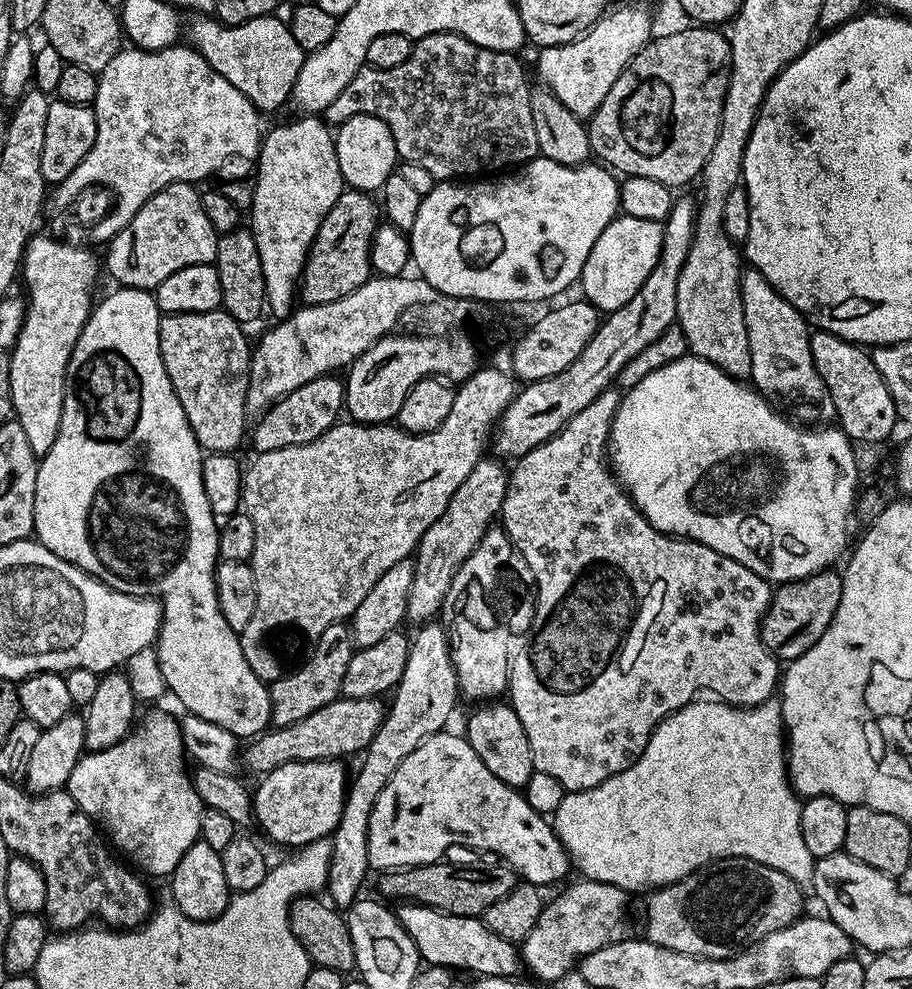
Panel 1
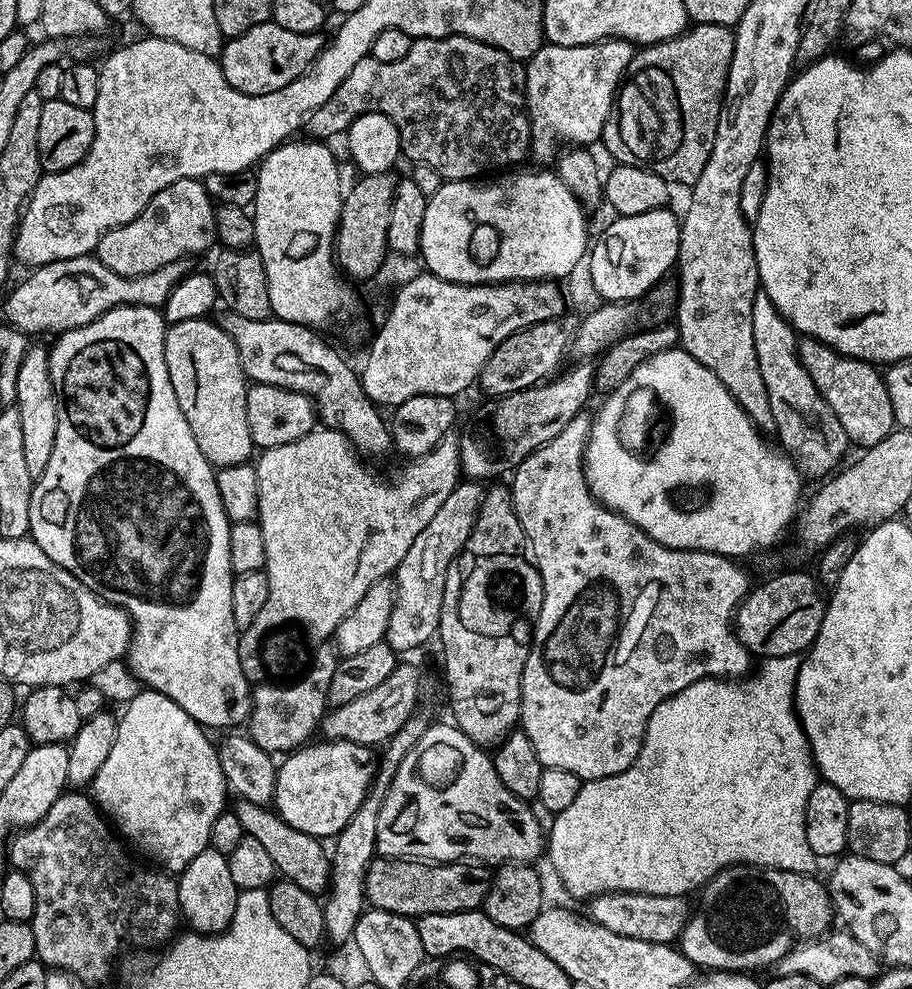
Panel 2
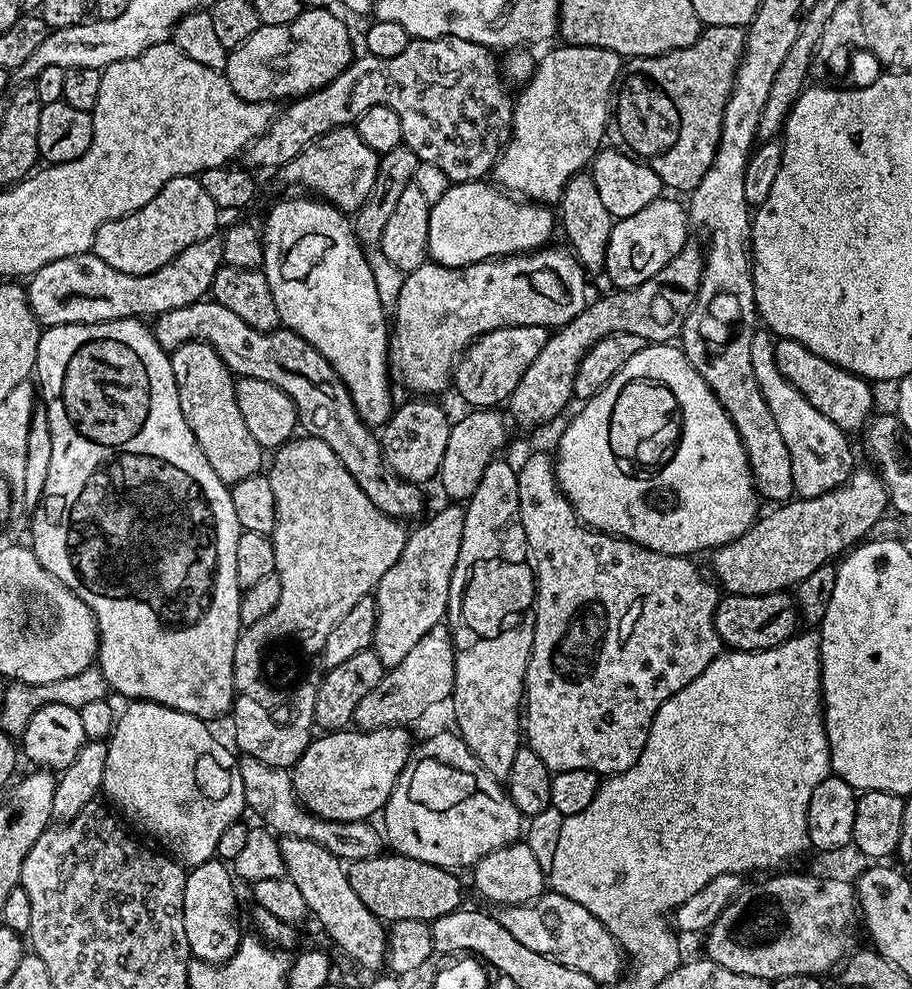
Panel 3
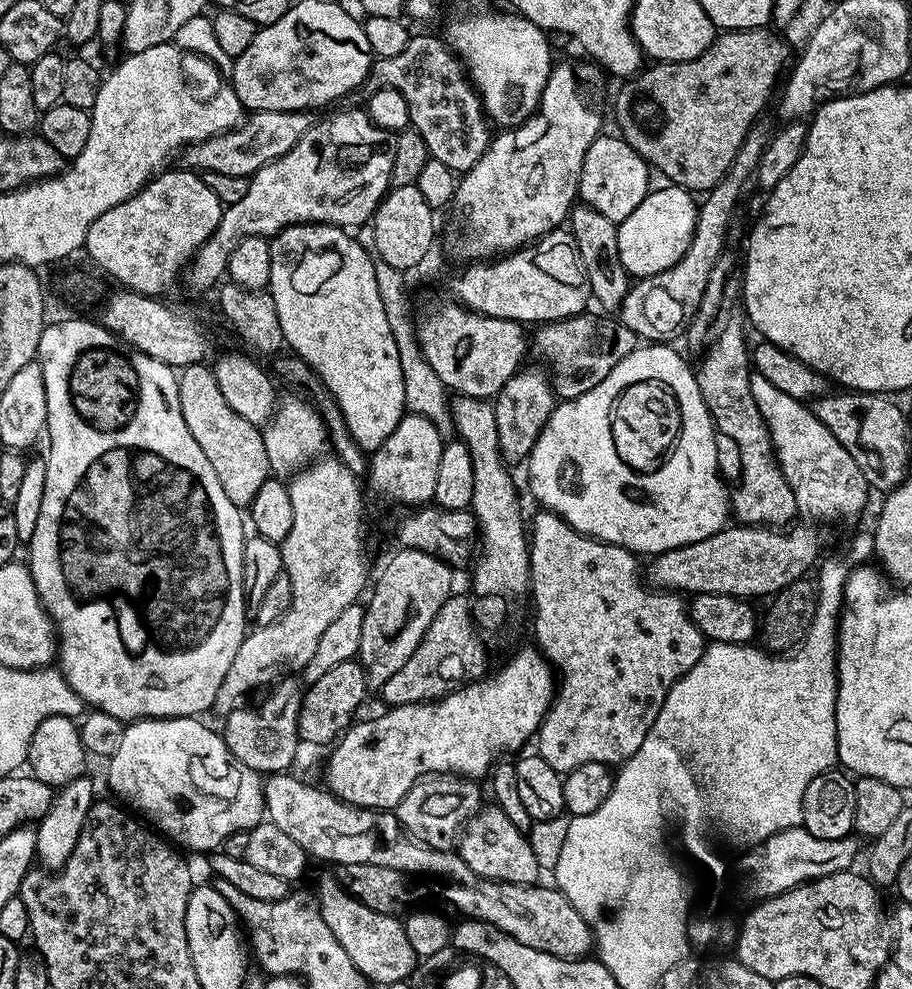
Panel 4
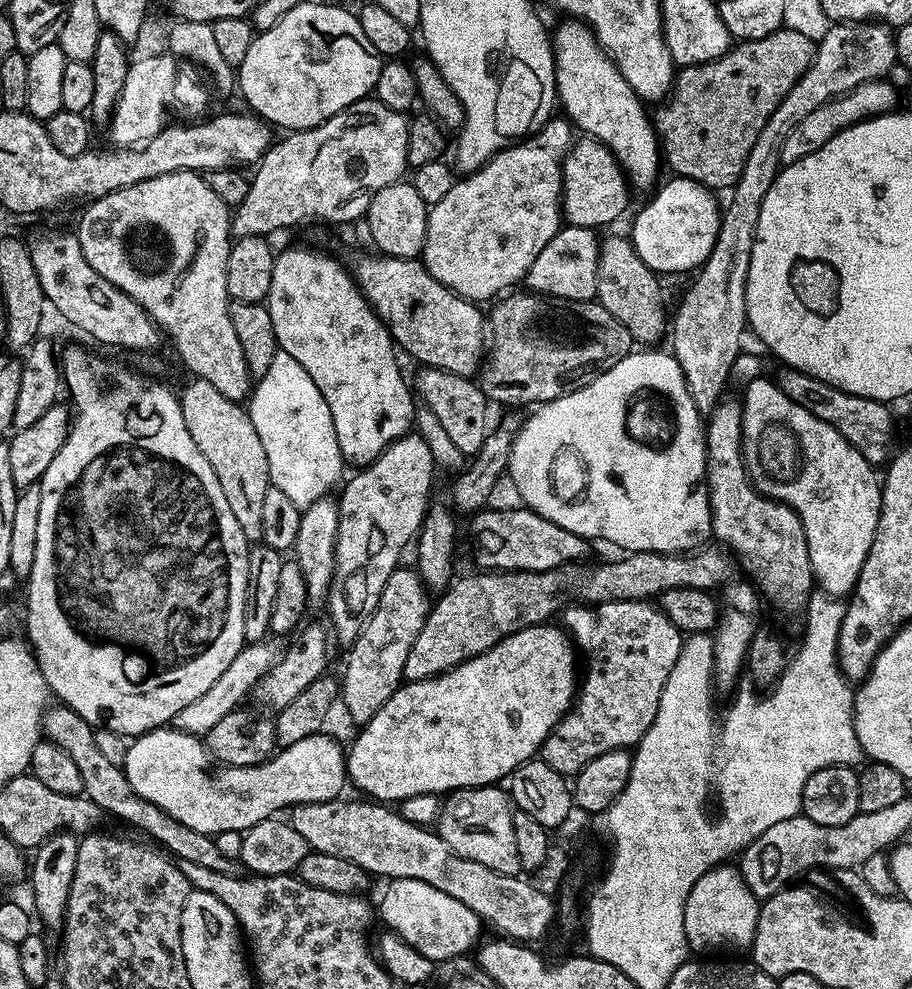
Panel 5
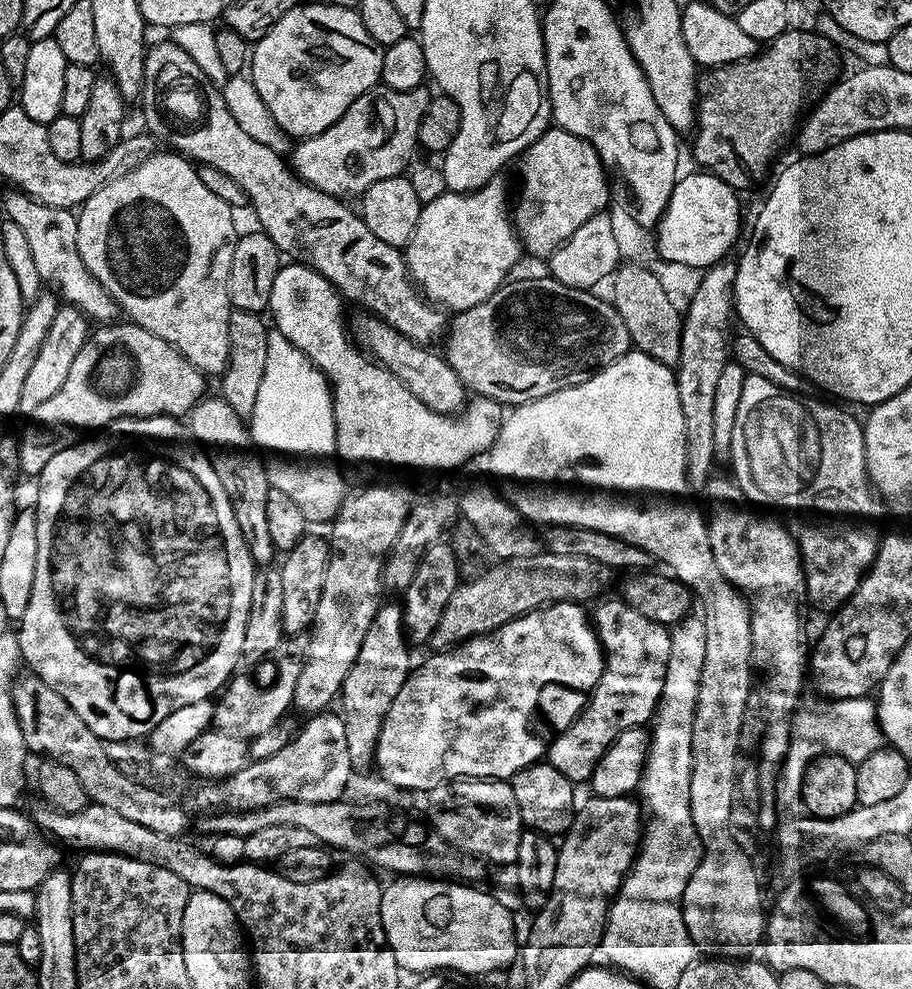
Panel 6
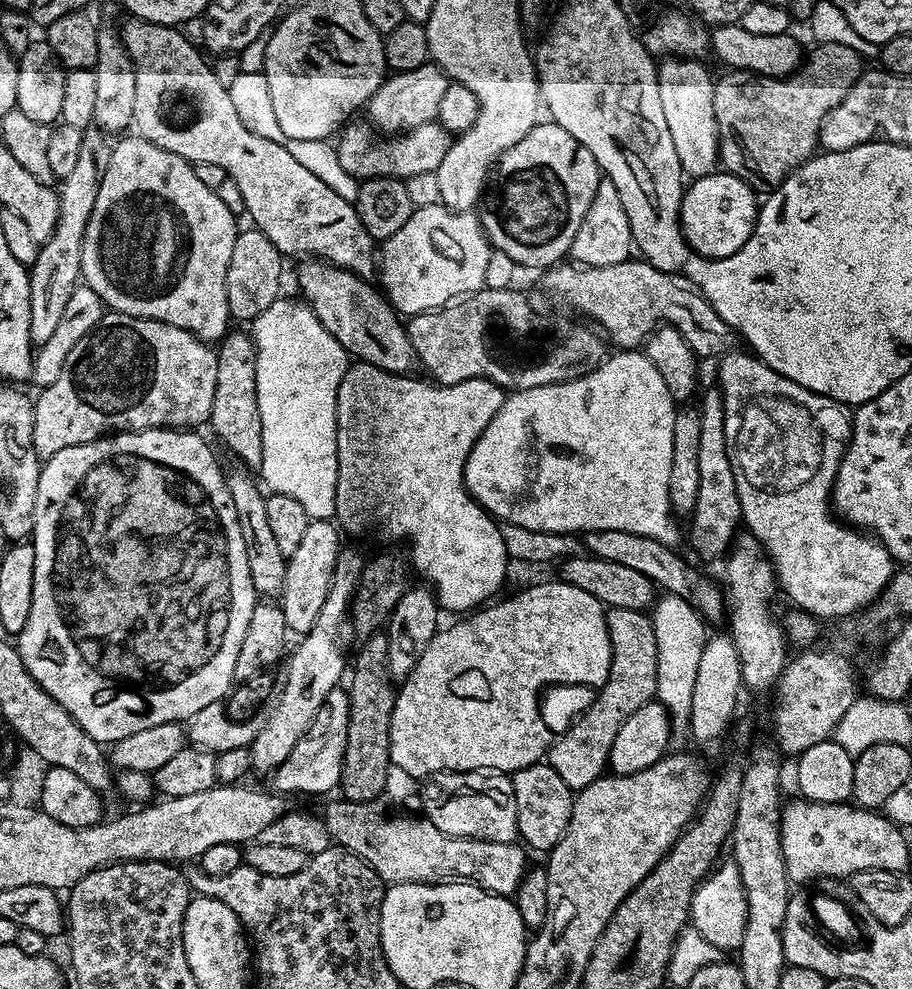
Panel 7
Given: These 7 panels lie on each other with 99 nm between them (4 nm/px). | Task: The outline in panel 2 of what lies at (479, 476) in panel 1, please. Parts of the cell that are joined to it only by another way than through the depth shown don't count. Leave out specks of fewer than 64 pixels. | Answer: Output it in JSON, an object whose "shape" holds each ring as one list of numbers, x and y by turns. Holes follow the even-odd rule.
{"shape":[[465,479,457,484,454,490,450,490,446,502,438,506,438,514,430,518,426,530,414,538,414,546,406,550,406,558,402,558,396,567,394,610,390,610,390,626,386,626,384,635,386,643,396,653,412,652,437,635,446,573,452,561,463,552,470,530,474,530,476,512,482,506,485,491,485,485,474,480]]}

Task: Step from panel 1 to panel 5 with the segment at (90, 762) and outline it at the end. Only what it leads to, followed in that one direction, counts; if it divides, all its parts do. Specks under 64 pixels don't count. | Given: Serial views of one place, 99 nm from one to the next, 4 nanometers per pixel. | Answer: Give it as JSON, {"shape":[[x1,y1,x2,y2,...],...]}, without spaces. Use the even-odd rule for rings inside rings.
{"shape":[[165,726,155,728,153,732,145,732,129,743,123,769,130,786,134,786,134,794,146,798,146,802,154,802,154,806,170,814,170,818,182,822,182,826,213,838,226,830,245,833,258,826,258,822,271,820,283,813,280,812,283,808,291,810,297,804,335,800,343,793,340,791,346,785,346,752,343,747,340,749,340,744,334,737,328,735,302,738,302,742,294,742,294,746,280,748,265,764,230,768,214,763,212,754,201,737,181,732,175,726]]}

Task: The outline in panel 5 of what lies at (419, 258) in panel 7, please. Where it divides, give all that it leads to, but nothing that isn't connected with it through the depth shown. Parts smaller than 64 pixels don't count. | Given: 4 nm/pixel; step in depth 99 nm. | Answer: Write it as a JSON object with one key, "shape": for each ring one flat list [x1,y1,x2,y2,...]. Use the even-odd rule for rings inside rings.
{"shape":[[550,119,539,132,491,156,477,172,457,179,442,202,428,210,422,253,428,273,473,302,491,301,516,286,511,284,521,283,534,258,562,227,564,157,574,143,572,132,567,119]]}

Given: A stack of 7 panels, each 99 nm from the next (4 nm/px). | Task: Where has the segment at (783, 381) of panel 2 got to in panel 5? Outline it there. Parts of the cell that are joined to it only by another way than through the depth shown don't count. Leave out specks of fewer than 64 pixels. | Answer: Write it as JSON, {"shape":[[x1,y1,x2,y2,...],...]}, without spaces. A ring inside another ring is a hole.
{"shape":[[771,379,751,380,743,385,742,438,744,439,744,465,753,486,772,500,781,500,802,518,802,530,806,530,806,546,810,550,810,566,819,591,837,598,851,593,858,582,858,574,870,554,874,534,880,517,881,477,877,469,834,426,814,418,810,410,798,406]]}

